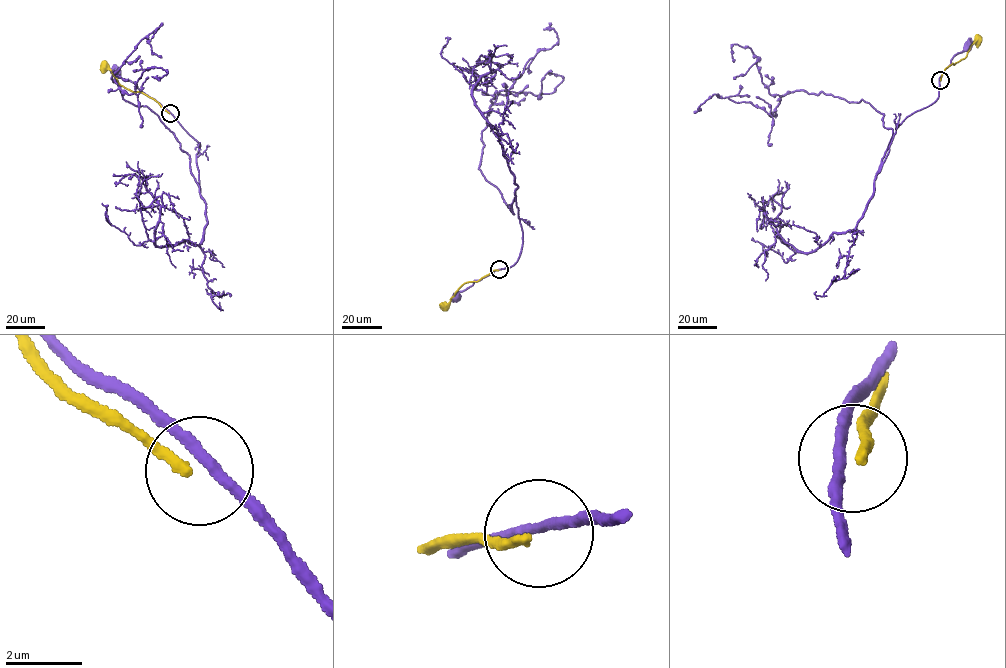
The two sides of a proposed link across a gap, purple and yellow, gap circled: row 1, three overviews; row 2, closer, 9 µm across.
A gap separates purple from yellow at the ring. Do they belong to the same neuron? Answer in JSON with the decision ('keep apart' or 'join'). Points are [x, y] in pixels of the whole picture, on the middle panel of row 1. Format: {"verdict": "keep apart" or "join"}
{"verdict": "keep apart"}

